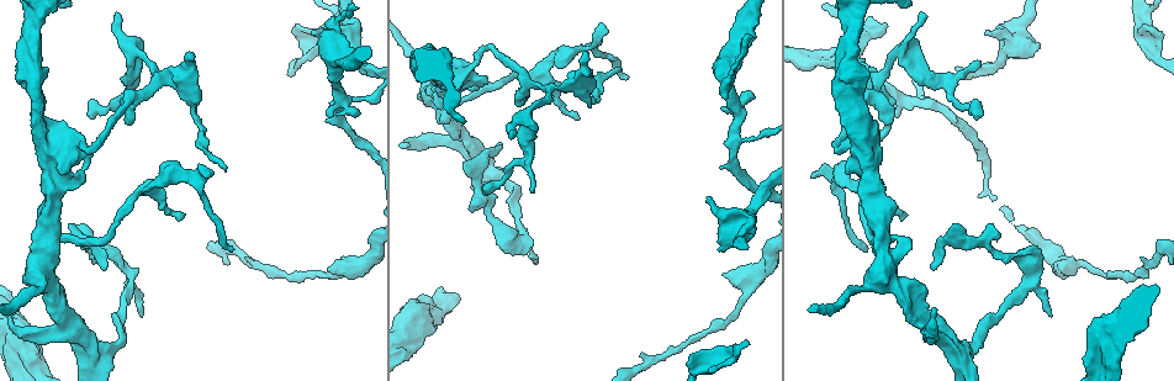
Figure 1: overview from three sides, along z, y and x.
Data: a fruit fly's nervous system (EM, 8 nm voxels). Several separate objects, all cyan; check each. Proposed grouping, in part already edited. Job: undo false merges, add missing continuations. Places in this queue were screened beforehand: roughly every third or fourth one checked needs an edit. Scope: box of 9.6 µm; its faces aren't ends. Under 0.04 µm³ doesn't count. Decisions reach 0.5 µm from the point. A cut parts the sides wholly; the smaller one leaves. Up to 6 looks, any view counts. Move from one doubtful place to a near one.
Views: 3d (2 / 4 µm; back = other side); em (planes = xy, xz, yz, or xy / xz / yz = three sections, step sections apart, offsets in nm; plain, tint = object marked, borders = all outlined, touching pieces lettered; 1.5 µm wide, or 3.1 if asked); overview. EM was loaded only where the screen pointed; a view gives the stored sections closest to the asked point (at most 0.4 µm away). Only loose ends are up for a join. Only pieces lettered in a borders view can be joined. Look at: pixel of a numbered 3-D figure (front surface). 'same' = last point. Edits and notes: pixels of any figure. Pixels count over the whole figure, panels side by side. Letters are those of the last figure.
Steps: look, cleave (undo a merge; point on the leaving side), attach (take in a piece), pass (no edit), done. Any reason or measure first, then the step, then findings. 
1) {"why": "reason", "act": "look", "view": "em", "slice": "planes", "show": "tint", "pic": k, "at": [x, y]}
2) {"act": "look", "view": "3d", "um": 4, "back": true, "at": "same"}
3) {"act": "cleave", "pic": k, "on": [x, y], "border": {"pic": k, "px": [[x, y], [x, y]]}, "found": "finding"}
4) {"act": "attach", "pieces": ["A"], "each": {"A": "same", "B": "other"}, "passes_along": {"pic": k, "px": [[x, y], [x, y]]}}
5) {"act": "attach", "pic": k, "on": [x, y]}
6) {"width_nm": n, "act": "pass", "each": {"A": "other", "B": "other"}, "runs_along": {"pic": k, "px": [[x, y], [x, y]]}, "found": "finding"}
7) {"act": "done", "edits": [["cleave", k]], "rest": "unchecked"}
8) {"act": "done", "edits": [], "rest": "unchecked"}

{"why": "branch stops here", "act": "look", "view": "em", "slice": "planes", "show": "borders", "pic": 1, "at": [314, 32]}

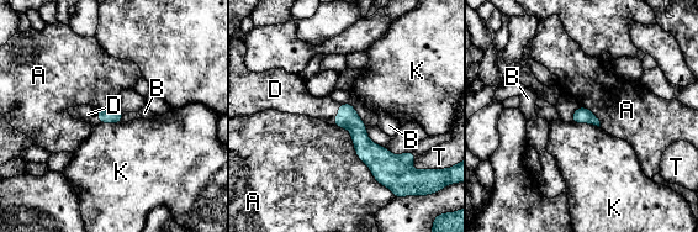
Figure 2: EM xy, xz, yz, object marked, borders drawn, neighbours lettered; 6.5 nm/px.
{"width_nm": 110, "act": "attach", "pieces": ["D"], "each": {"A": "other", "B": "other", "D": "same", "K": "other", "T": "other"}, "passes_along": {"pic": 2, "px": [[348, 117], [338, 114], [324, 109]]}, "found": "the cell continues"}

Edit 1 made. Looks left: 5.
{"act": "look", "view": "overview"}

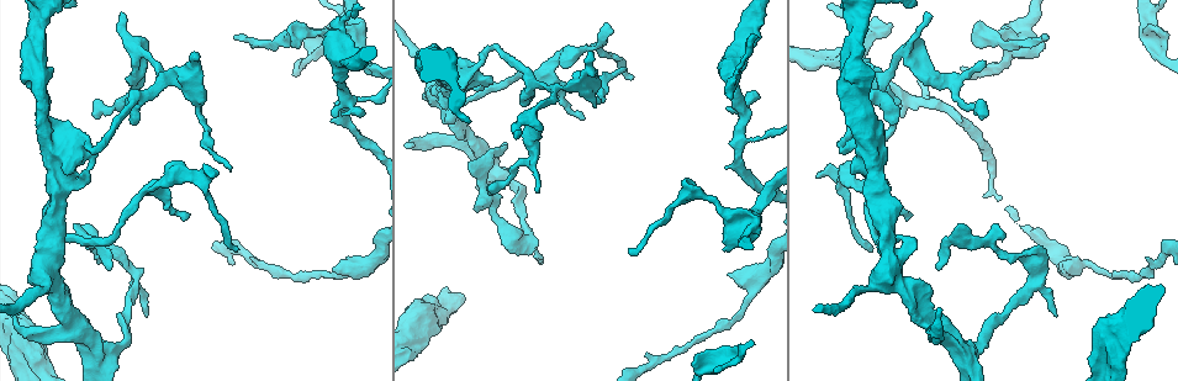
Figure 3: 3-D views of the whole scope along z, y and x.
{"why": "an open end", "act": "look", "view": "3d", "um": 2, "pic": 3, "at": [65, 239]}

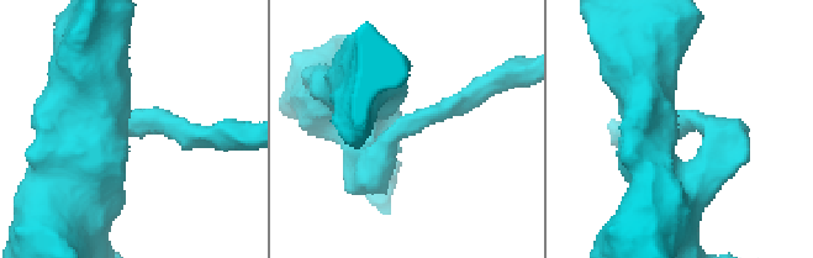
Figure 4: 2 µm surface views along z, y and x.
{"act": "look", "view": "em", "slice": "planes", "show": "borders", "pic": 4, "at": [719, 130]}

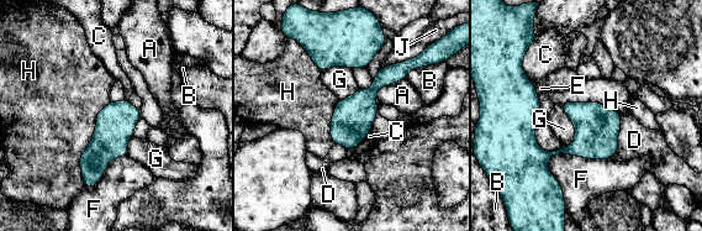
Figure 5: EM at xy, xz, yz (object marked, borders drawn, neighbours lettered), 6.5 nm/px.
{"width_nm": 260, "longest_contact_nm": ["H", 600], "act": "pass", "each": {"A": "other", "B": "other", "C": "other", "D": "other", "E": "other", "F": "other", "G": "other", "H": "other", "J": "other"}, "found": "none of them fits"}

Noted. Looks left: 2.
{"act": "done", "edits": [["attach", 2]], "rest": "unchecked"}

